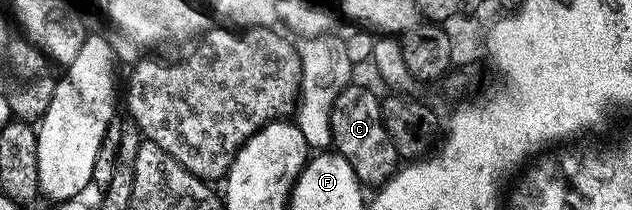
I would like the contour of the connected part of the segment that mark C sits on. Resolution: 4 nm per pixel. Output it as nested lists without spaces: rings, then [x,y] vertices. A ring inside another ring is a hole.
[[[353,82],[340,91],[330,116],[335,151],[343,154],[346,162],[354,166],[354,174],[365,186],[386,184],[398,171],[398,157],[394,142],[390,142],[390,134],[386,134],[386,126],[382,122],[380,102],[379,95],[375,96],[370,89]]]

